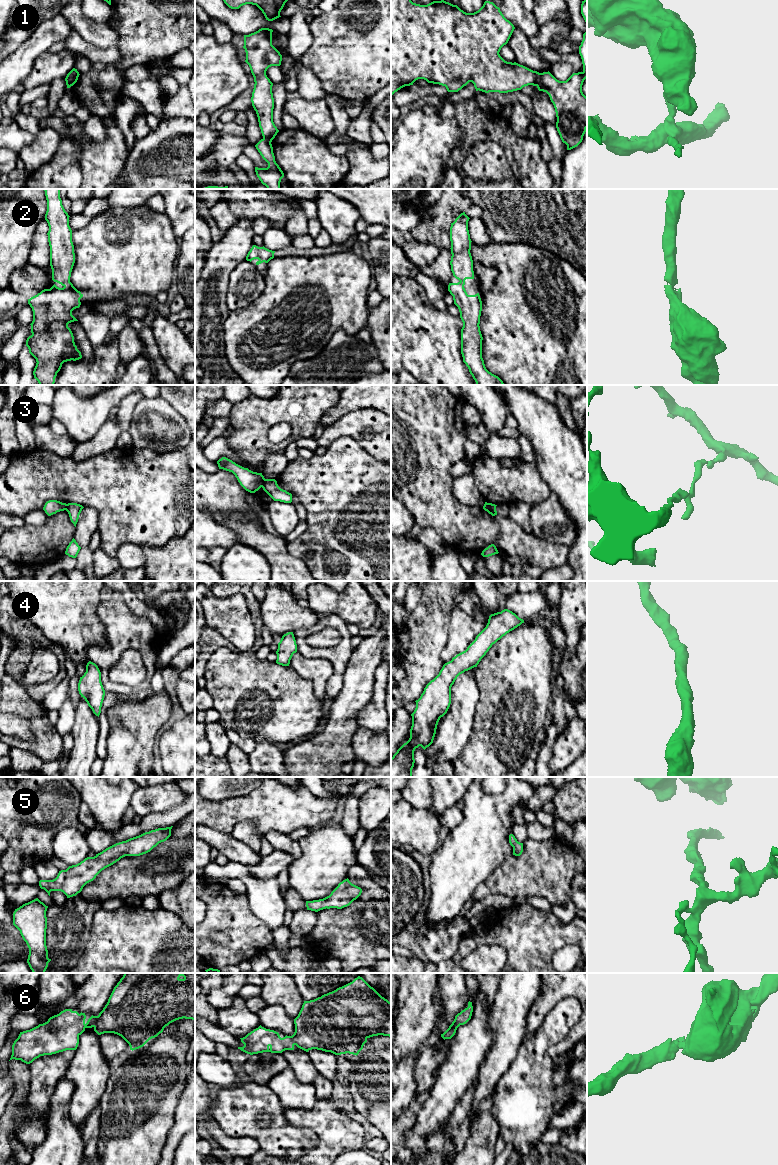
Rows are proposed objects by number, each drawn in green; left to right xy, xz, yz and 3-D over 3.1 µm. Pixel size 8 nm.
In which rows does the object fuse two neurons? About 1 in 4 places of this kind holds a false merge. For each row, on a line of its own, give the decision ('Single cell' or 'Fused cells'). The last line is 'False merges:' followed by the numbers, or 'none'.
1: Fused cells
2: Single cell
3: Fused cells
4: Single cell
5: Single cell
6: Single cell
False merges: 1, 3

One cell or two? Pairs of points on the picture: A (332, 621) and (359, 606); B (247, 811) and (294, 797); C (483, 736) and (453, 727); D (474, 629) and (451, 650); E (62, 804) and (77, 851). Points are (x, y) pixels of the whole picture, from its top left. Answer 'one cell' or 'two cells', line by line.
A: two cells
B: one cell
C: two cells
D: one cell
E: two cells

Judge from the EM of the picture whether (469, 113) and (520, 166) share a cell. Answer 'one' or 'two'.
one

